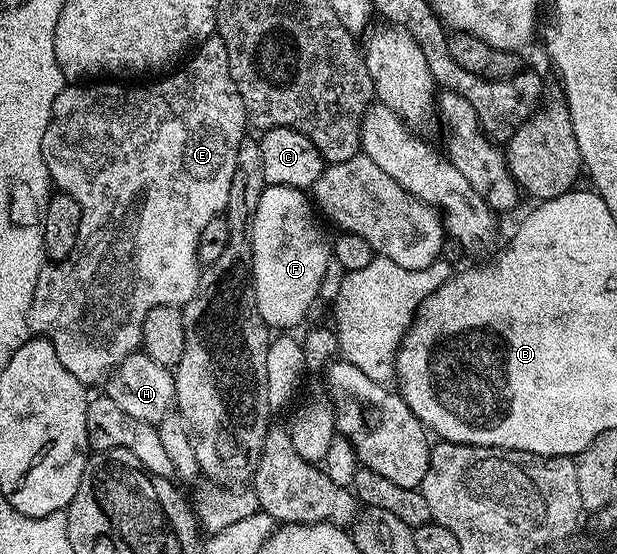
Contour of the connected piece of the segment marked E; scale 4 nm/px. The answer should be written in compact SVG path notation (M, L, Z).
M216 34L208 36L184 61L184 64L172 74L154 79L157 80L154 84L145 84L142 88L124 88L121 85L124 83L121 82L77 82L72 86L66 86L55 98L53 116L43 134L43 162L49 171L52 187L70 196L79 204L81 217L79 238L75 238L75 250L71 250L67 259L46 263L39 270L39 278L35 282L35 294L31 298L29 330L30 333L49 340L51 346L55 346L55 354L59 354L59 362L63 362L63 366L67 366L67 370L75 374L77 381L86 386L97 384L100 380L108 381L128 356L141 348L143 322L151 310L161 306L184 306L197 293L203 271L203 265L197 258L199 234L203 234L203 226L207 226L211 218L224 213L227 198L231 194L231 178L235 178L239 146L247 136L245 132L247 117L243 98L239 98L239 90L231 78L231 66L227 62L227 46L220 36Z

